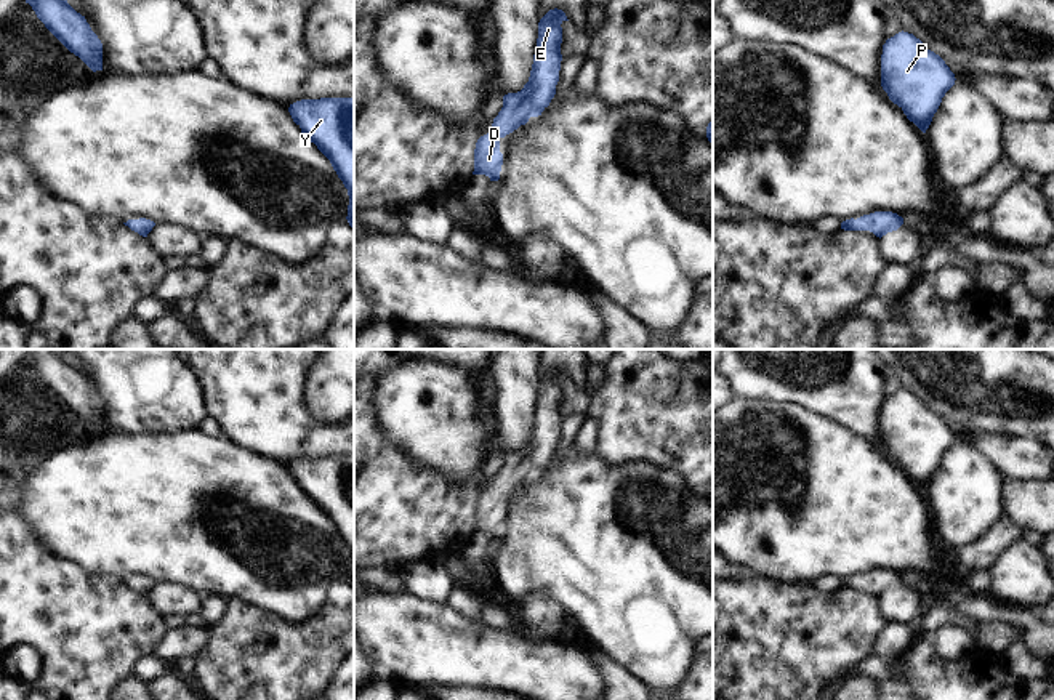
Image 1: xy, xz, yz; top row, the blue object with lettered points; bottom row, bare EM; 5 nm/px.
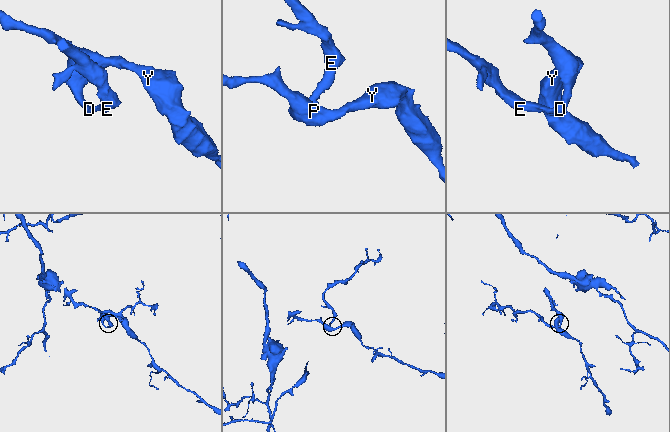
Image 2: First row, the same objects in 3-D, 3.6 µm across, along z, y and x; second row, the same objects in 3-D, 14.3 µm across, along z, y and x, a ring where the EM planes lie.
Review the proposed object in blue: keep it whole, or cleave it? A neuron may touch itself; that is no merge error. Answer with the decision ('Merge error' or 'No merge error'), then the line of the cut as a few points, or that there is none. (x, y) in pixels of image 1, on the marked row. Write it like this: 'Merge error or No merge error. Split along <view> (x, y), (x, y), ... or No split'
No merge error. No split.

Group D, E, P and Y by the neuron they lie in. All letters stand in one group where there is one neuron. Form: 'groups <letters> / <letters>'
groups D E P Y

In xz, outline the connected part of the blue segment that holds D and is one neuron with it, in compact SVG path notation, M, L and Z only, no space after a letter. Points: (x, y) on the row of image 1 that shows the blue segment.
M549 10L538 22L538 38L529 82L517 93L503 96L503 107L493 119L490 131L481 136L474 149L473 175L485 175L490 181L500 179L503 154L500 139L538 117L556 95L561 70L561 24L569 21L562 10Z

